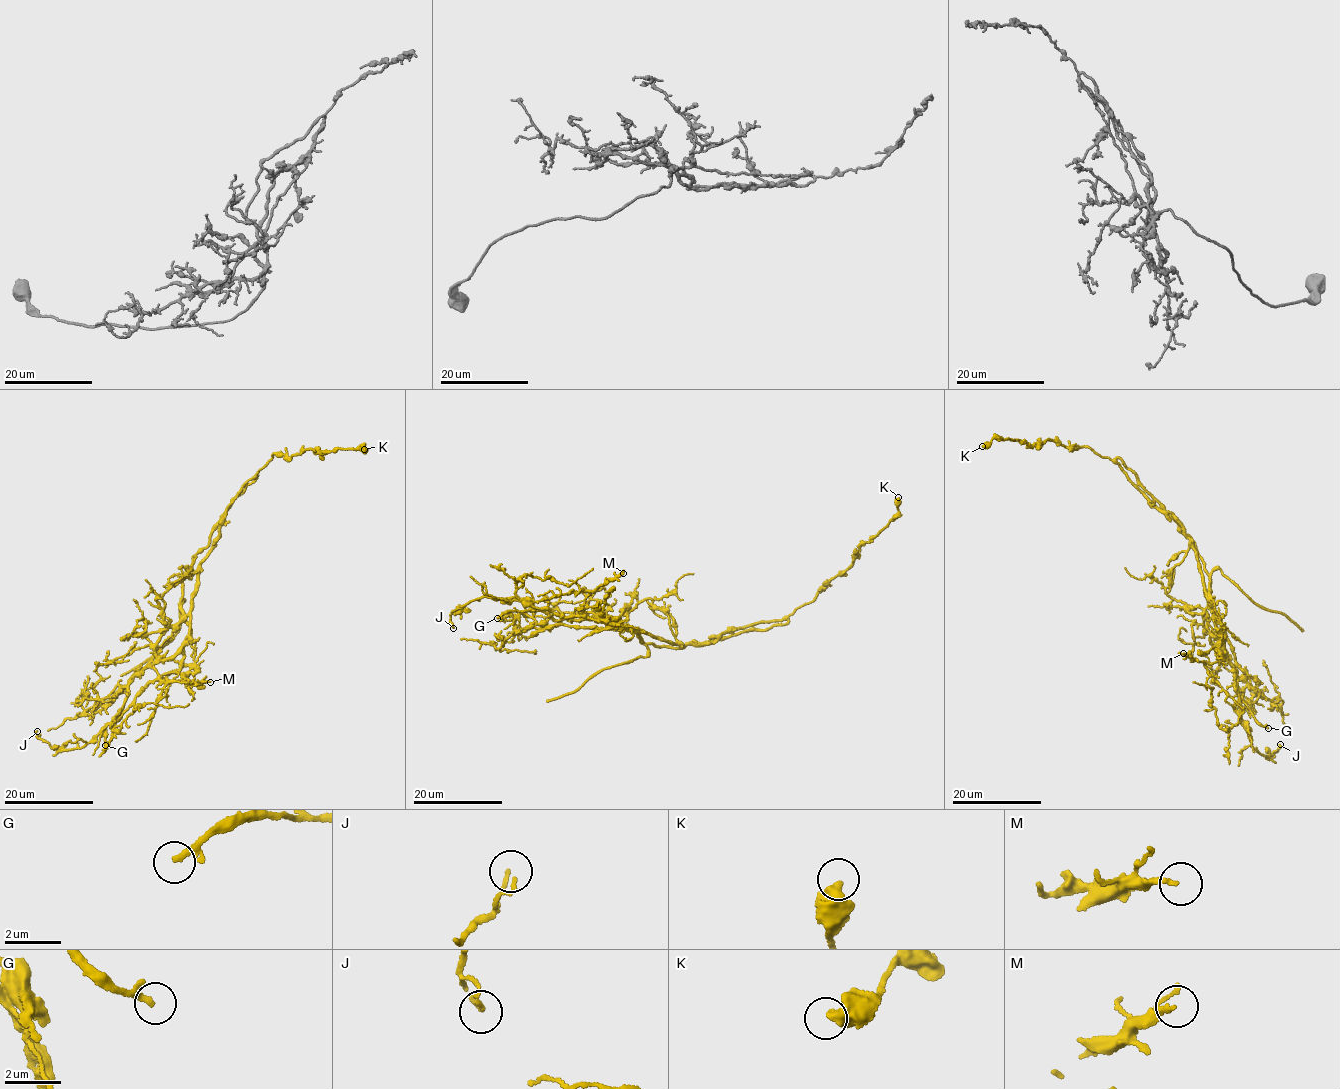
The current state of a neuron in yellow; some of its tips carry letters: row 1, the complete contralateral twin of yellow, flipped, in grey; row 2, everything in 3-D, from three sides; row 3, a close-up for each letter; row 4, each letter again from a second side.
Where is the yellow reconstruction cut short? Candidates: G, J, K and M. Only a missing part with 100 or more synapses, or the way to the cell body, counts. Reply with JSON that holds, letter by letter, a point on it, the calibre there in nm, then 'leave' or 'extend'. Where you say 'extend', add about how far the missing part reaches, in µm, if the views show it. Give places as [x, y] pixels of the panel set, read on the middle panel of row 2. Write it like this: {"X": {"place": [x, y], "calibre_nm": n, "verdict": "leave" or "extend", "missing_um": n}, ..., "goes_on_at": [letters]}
{"G": {"place": [497, 618], "calibre_nm": 240, "verdict": "leave"}, "J": {"place": [453, 628], "calibre_nm": 110, "verdict": "leave"}, "K": {"place": [898, 497], "calibre_nm": 500, "verdict": "leave"}, "M": {"place": [623, 573], "calibre_nm": 160, "verdict": "leave"}, "goes_on_at": []}

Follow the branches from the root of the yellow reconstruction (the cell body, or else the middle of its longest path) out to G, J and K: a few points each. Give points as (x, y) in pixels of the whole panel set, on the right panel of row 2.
G: (1192, 541), (1211, 607), (1236, 657), (1240, 699), (1255, 719), (1268, 728)
J: (1192, 541), (1211, 607), (1236, 657), (1240, 716), (1252, 745), (1266, 757), (1274, 757), (1269, 755), (1280, 744)
K: (1192, 541), (1114, 461), (1088, 447), (999, 436), (982, 446)

